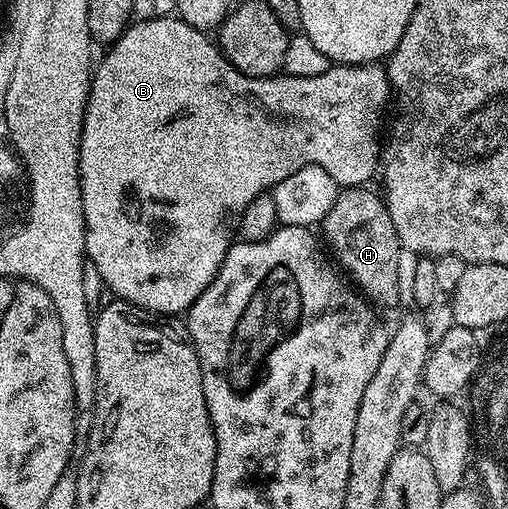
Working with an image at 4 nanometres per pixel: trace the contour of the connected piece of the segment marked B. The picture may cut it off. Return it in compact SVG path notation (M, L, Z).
M169 16L167 18L145 18L136 20L129 25L121 38L117 38L115 42L107 47L108 55L104 59L99 59L98 65L95 67L91 83L88 87L88 107L84 113L84 127L80 133L80 191L82 192L82 208L84 209L84 252L87 261L92 262L98 272L101 273L103 285L113 290L115 297L122 302L129 302L143 310L149 310L151 314L163 314L165 316L183 315L194 304L194 300L198 300L198 296L202 296L202 292L206 292L206 288L214 280L214 276L220 270L222 260L226 256L226 252L232 247L232 243L238 234L240 217L246 208L246 204L250 204L250 200L254 200L254 196L259 194L267 194L276 189L276 185L282 180L286 180L286 176L294 176L294 172L298 172L307 166L320 166L336 181L337 187L347 188L350 186L362 186L371 183L373 174L377 173L380 164L380 155L382 153L382 130L380 134L380 117L384 114L384 105L390 102L390 87L388 85L388 72L383 65L365 64L363 66L342 66L339 64L329 65L326 72L322 72L322 76L290 76L286 73L279 73L270 78L252 78L249 74L238 72L234 68L234 64L230 64L230 60L221 55L219 49L214 48L208 42L204 42L205 35L198 32L194 28L190 28L190 24L183 22L178 16Z

